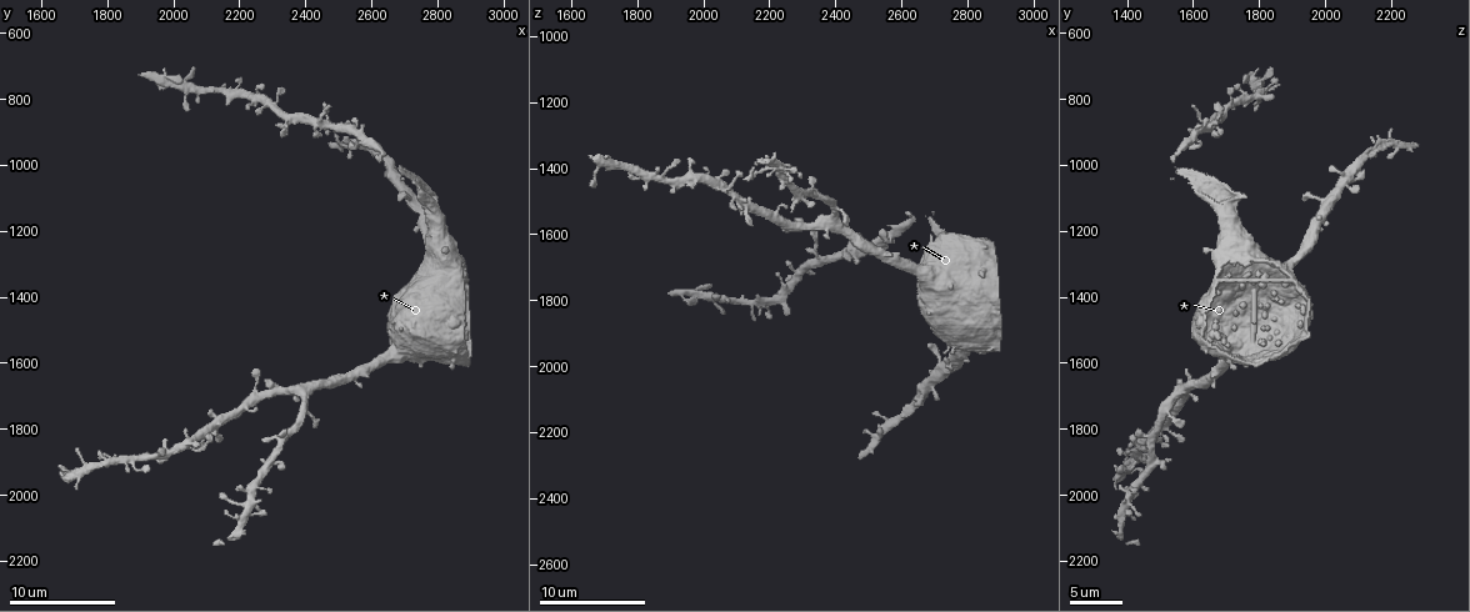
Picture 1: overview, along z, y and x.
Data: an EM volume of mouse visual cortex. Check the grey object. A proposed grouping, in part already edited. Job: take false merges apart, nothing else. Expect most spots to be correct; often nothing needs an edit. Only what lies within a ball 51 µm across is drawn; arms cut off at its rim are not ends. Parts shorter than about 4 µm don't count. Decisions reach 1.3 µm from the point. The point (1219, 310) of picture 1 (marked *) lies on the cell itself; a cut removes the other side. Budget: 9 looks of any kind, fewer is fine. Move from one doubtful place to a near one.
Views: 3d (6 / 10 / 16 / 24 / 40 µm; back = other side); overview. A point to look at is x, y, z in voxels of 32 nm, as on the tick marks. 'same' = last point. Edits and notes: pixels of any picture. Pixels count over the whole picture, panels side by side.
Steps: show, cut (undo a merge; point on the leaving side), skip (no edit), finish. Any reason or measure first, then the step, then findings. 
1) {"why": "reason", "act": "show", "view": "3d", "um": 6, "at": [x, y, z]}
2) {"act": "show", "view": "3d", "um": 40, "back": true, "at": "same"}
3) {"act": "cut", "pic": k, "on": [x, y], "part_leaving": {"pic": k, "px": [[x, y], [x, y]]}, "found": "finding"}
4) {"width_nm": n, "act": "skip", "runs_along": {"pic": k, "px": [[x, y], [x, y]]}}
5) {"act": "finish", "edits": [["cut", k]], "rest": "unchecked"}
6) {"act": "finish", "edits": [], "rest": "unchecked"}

{"act": "show", "view": "3d", "um": 6, "at": [2400, 1710, 1540]}

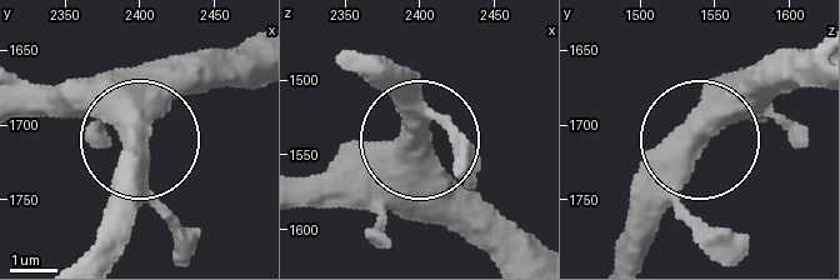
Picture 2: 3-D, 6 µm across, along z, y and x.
{"act": "show", "view": "3d", "um": 6, "back": true, "at": [2396, 1710, 1532]}

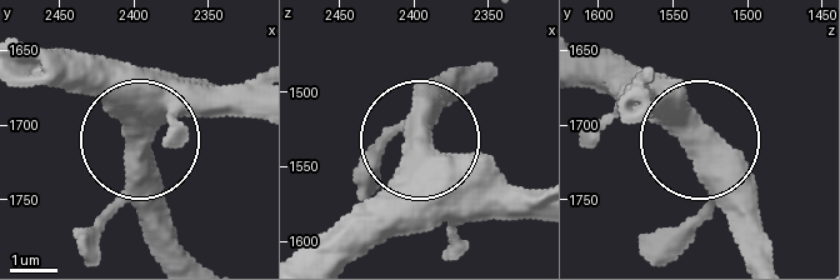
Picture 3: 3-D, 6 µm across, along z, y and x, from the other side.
{"side_arm_um": 20, "act": "skip", "runs_along": {"pic": 3, "px": [[29, 43], [133, 143], [145, 234]]}, "found": "continuous, no second cell"}

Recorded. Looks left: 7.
{"why": "four-way junction", "act": "show", "view": "3d", "um": 6, "at": [2040, 1850, 1450]}

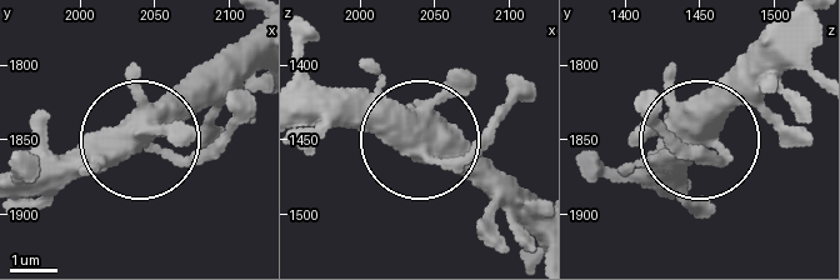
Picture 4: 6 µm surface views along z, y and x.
{"why": "from behind", "act": "show", "view": "3d", "um": 6, "back": true, "at": [2042, 1848, 1454]}

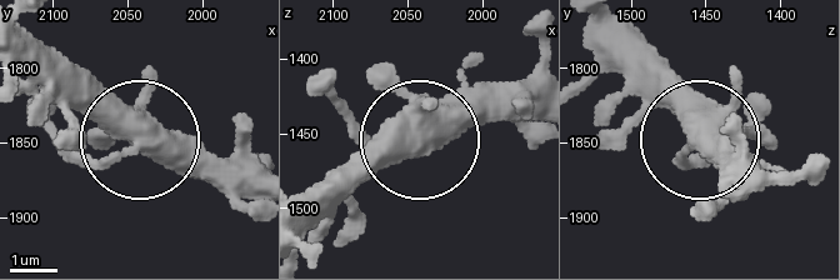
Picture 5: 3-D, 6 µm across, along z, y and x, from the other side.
{"arms": 4, "act": "skip", "found": "all the same cell"}

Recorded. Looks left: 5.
{"why": "a narrow waist", "act": "show", "view": "3d", "um": 6, "at": [1800, 1890, 1420]}

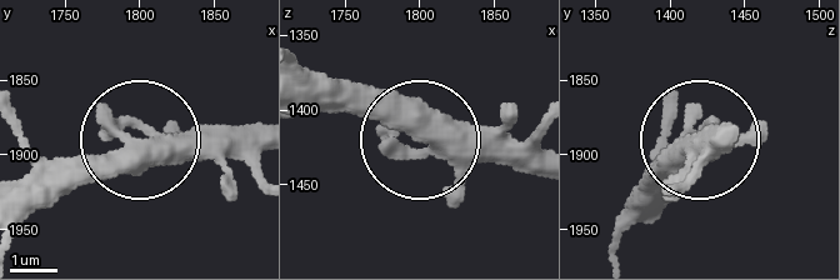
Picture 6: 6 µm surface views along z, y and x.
{"width_nm": 410, "act": "skip", "runs_along": {"pic": 6, "px": [[536, 166], [440, 150], [325, 75]]}, "found": "continuous, no second cell"}

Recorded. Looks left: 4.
{"why": "calibre changes", "act": "show", "view": "3d", "um": 16, "at": [2260, 1690, 1590]}

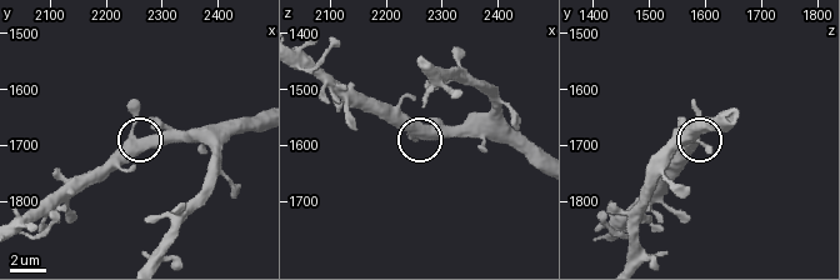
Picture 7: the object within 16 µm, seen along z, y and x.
{"act": "skip", "found": "all the same cell"}

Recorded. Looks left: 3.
{"act": "finish", "edits": [], "rest": "unchecked"}

